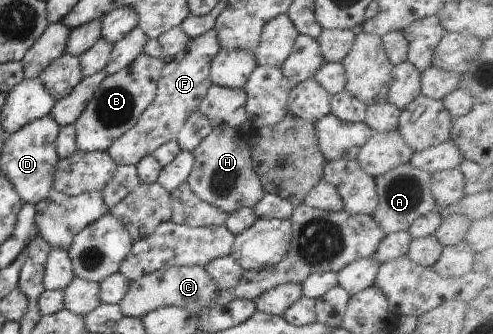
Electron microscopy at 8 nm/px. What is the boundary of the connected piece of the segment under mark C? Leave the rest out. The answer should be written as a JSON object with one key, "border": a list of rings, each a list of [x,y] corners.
{"border":[[[181,266],[167,268],[150,274],[145,274],[130,283],[126,296],[119,302],[124,317],[142,318],[145,314],[157,308],[176,306],[184,308],[190,314],[200,314],[209,309],[218,296],[216,283],[203,266]]]}

